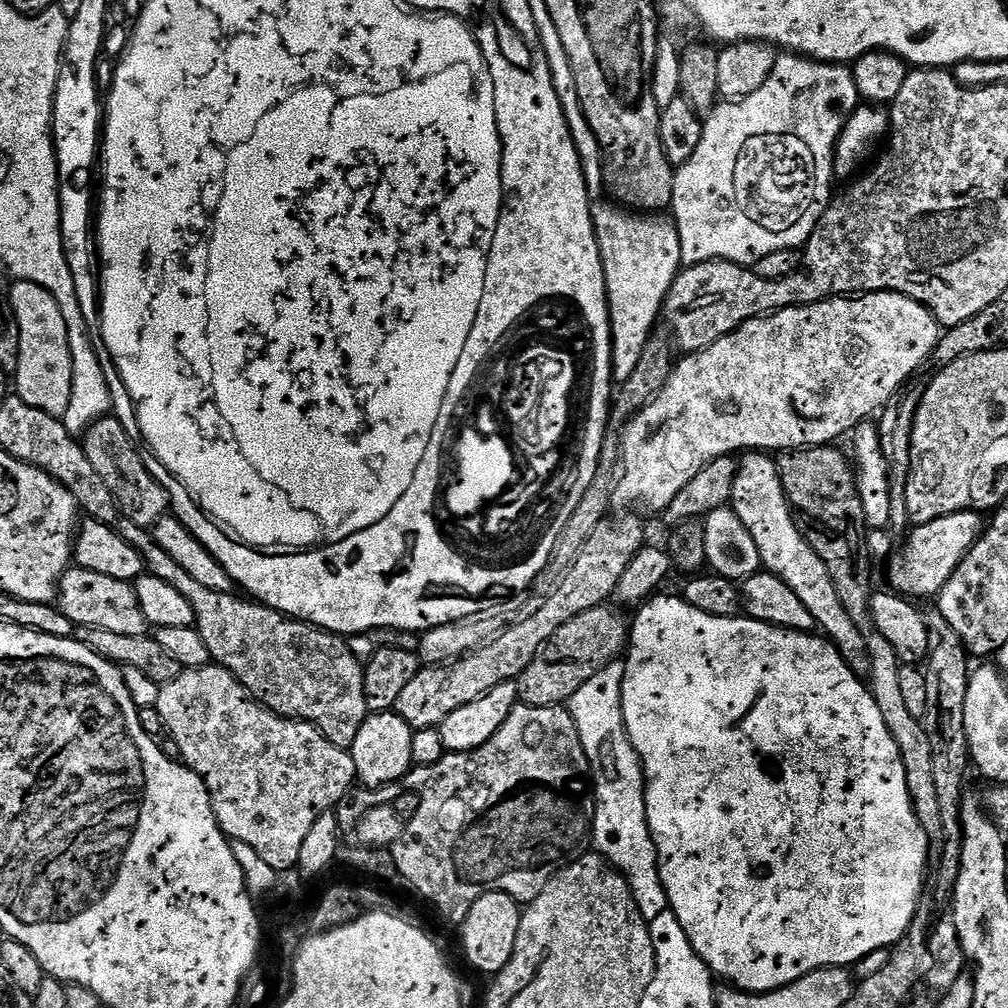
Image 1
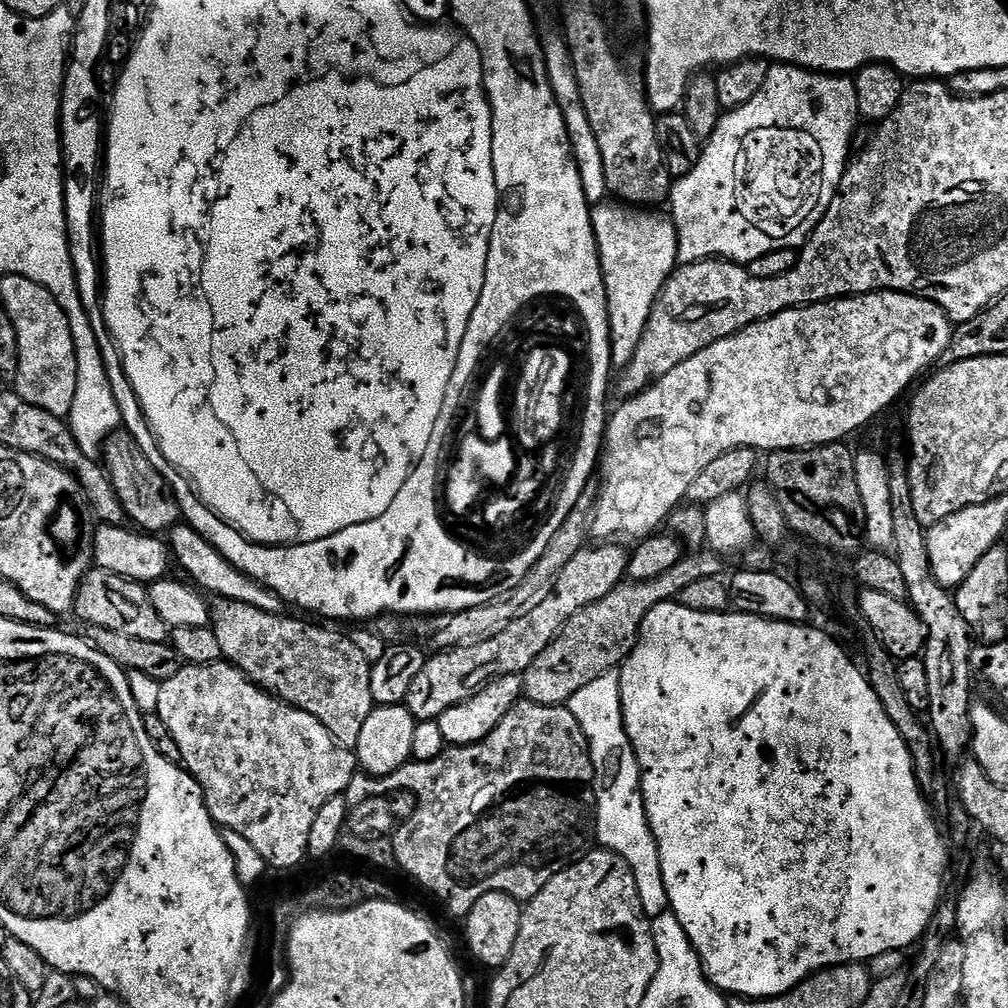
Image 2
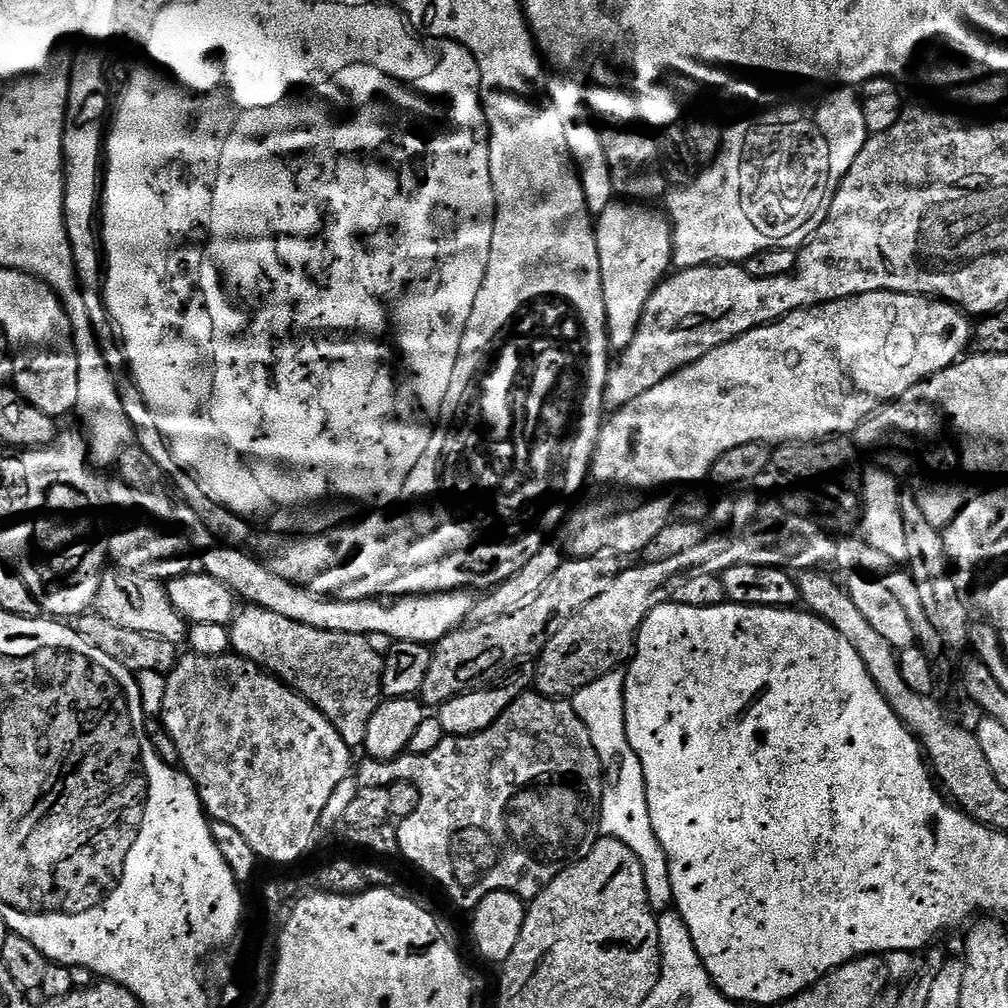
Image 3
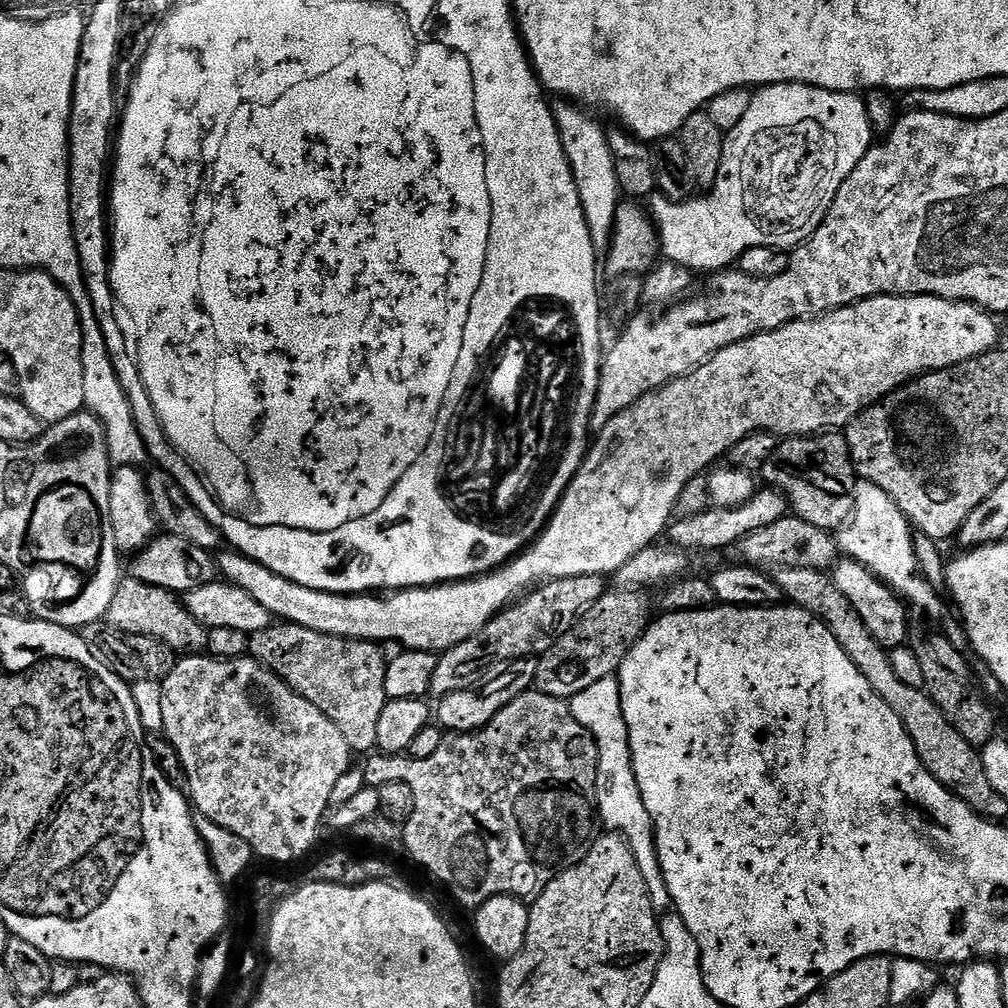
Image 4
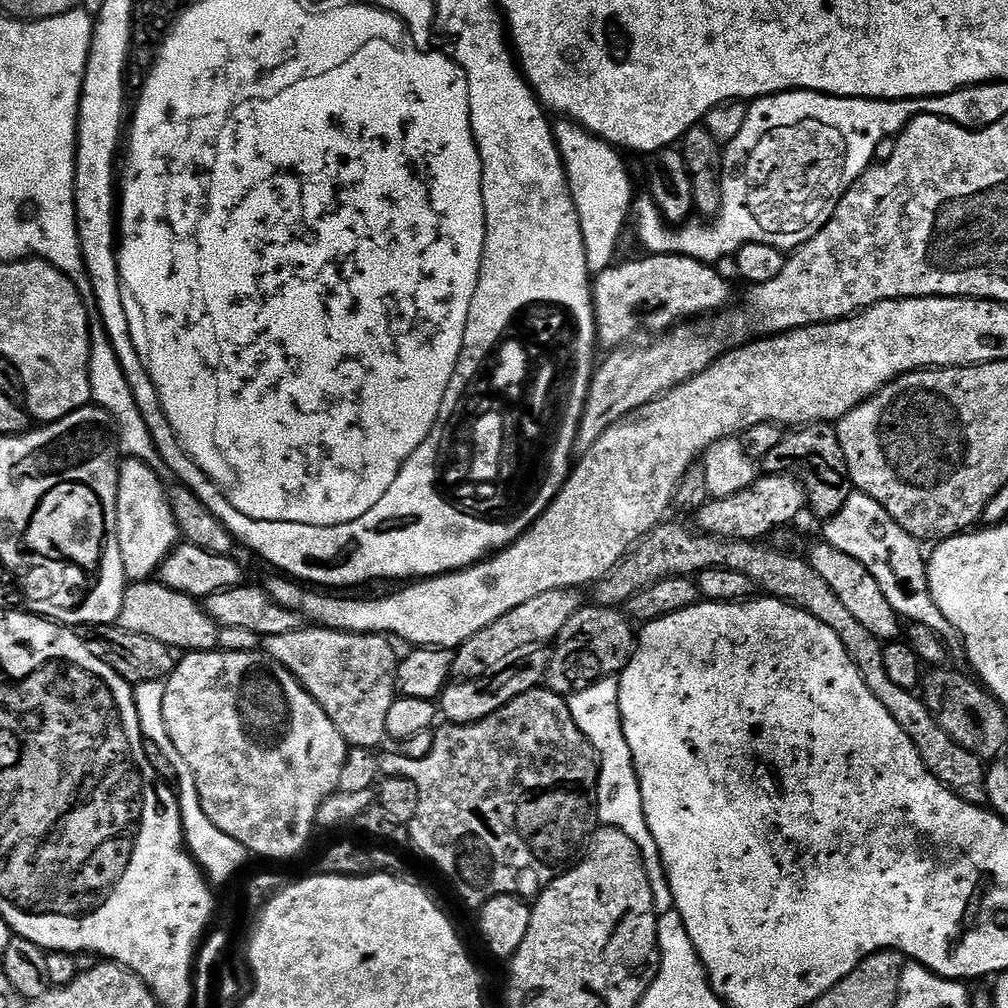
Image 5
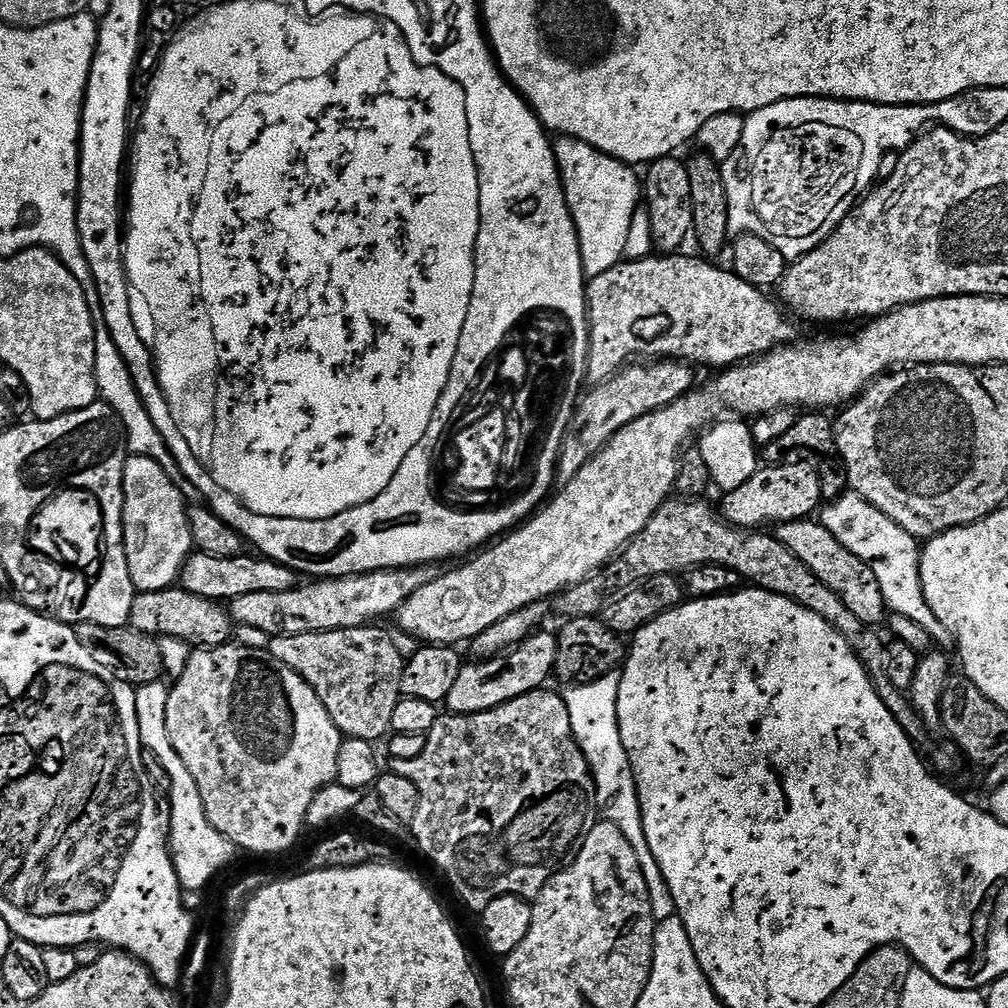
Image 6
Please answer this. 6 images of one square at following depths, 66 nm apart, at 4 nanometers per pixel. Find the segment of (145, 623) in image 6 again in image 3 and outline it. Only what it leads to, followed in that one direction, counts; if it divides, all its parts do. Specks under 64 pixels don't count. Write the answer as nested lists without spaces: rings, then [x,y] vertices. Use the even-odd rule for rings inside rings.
[[[116,570],[105,571],[100,578],[94,612],[106,622],[112,622],[122,630],[132,630],[134,634],[153,636],[177,646],[188,639],[188,621],[174,610],[165,585],[155,580],[133,578]]]

